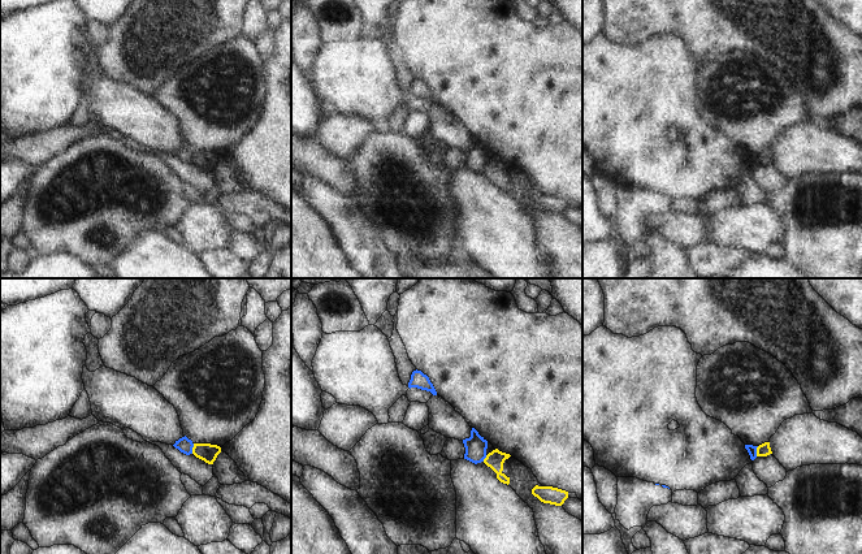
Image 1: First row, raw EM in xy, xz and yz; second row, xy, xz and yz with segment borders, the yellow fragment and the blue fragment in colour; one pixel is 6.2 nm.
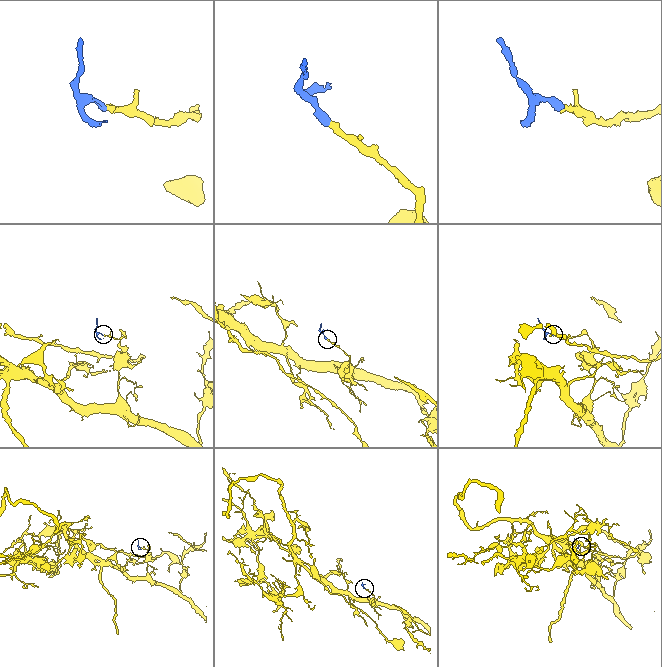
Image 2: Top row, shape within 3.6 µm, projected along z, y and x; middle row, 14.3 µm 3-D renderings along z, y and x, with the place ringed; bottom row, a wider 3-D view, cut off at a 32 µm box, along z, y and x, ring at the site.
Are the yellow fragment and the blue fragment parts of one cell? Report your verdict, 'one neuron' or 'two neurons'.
two neurons

